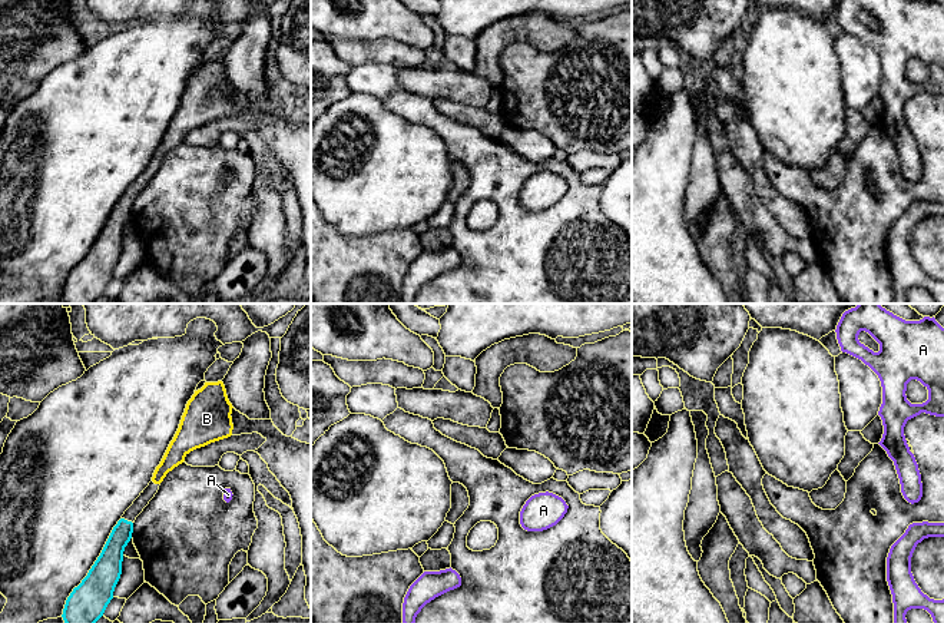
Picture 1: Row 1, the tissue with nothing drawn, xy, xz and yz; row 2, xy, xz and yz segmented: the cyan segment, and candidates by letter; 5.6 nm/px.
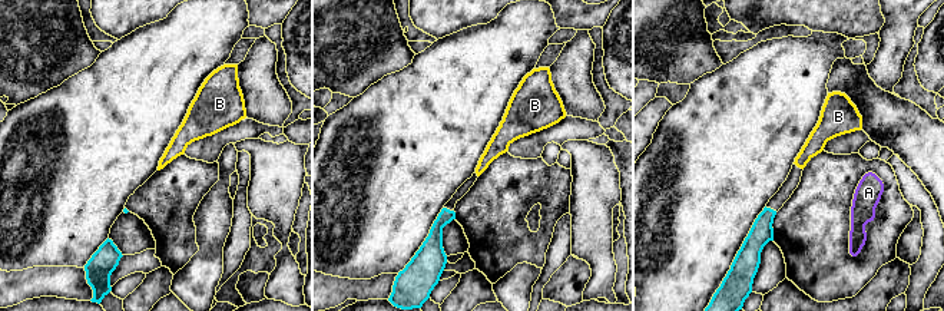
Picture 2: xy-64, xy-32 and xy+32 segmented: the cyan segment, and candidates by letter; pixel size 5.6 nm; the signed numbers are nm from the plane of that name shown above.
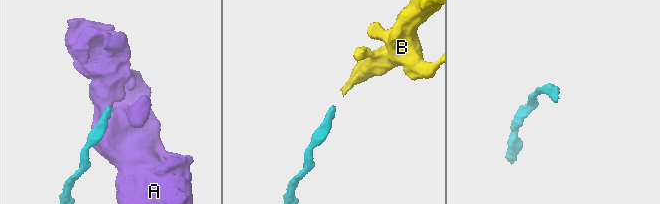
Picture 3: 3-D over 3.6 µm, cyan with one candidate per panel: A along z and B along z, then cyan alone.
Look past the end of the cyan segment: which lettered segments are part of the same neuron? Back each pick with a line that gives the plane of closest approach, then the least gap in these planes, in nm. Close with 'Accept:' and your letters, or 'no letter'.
B: Closest in xy. Distance 260 nm
Accept: B

